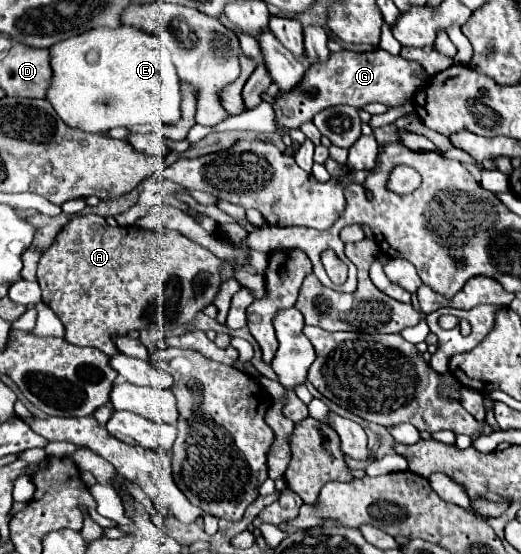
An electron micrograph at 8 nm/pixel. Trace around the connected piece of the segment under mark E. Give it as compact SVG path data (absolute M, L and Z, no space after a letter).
M129 25L119 29L91 29L77 37L65 39L49 49L53 81L47 91L47 99L59 113L59 117L71 125L89 133L109 131L113 127L131 129L143 125L143 131L154 130L154 123L175 125L181 117L181 79L177 79L177 69L171 61L171 53L161 41L145 31Z

